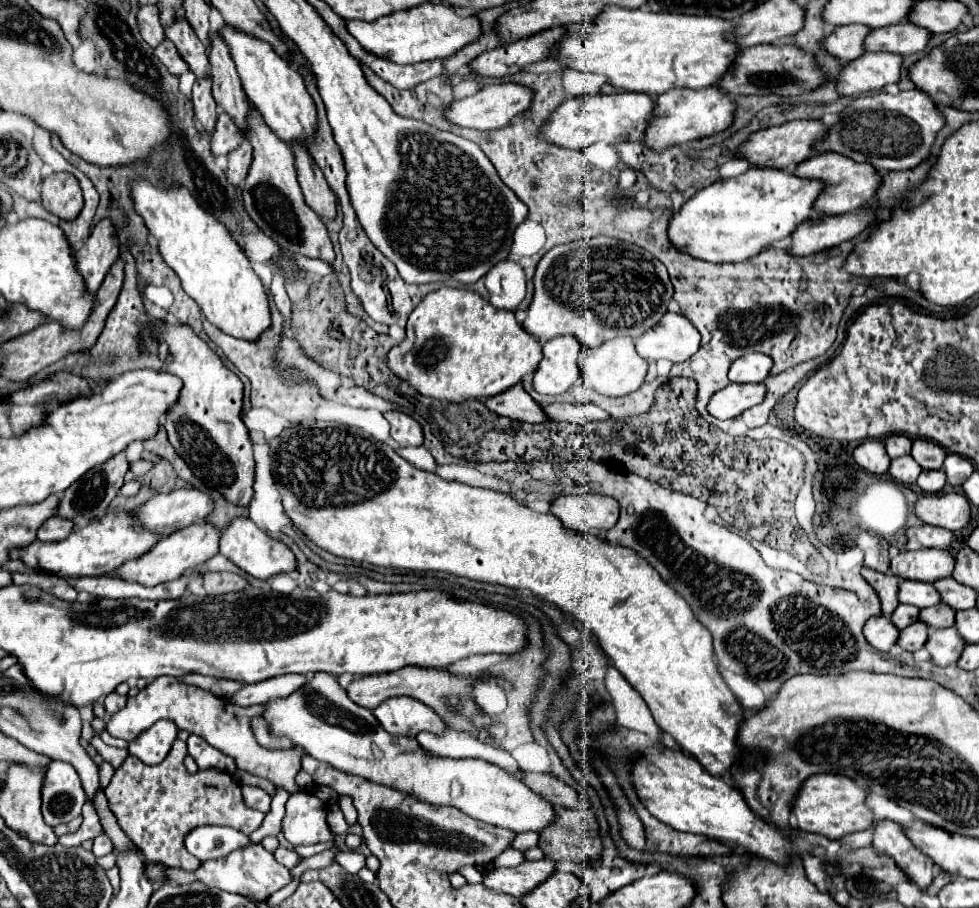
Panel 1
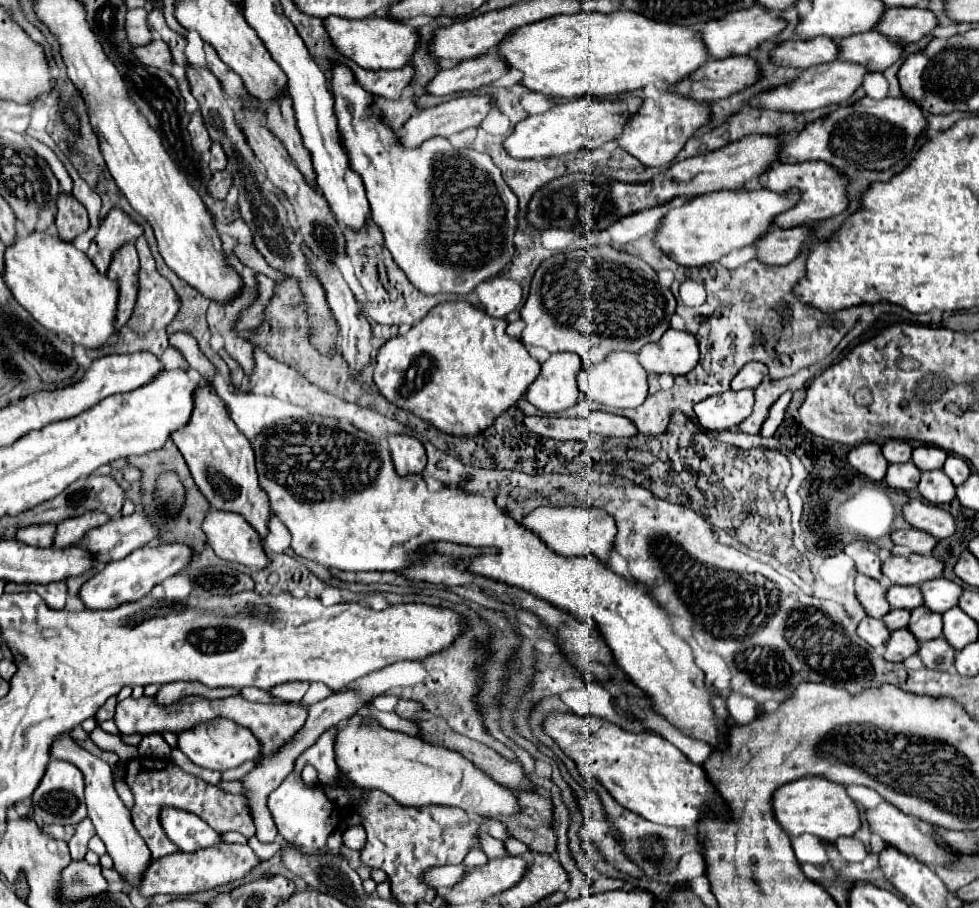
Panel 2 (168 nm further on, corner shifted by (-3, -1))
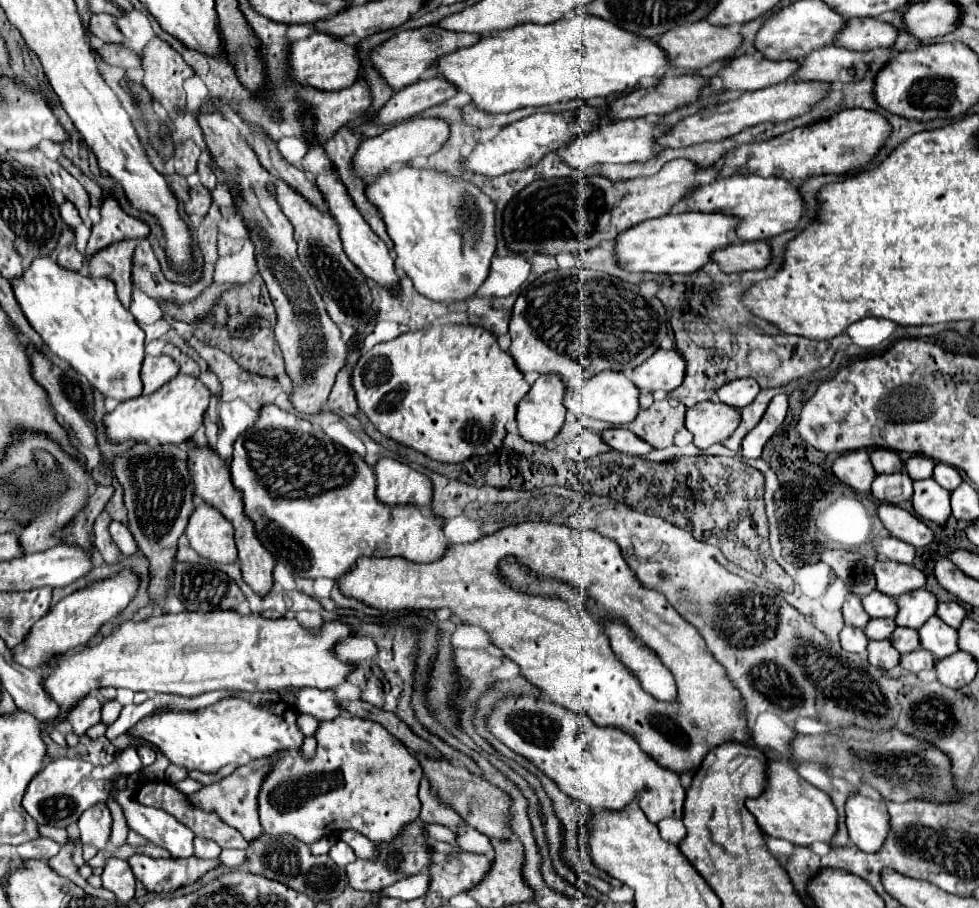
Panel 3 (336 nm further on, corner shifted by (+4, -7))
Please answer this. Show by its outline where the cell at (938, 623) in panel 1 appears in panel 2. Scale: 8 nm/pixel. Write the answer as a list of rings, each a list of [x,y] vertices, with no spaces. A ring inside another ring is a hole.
[[[919,606],[919,608],[911,610],[911,618],[909,618],[907,630],[909,630],[919,642],[923,642],[923,640],[933,640],[933,638],[939,638],[939,636],[941,636],[943,622],[941,622],[941,616],[939,616],[939,614],[933,614],[933,612],[929,612],[927,608]]]

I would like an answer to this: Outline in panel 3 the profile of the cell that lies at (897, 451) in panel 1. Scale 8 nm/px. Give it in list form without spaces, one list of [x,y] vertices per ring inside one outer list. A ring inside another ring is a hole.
[[[876,448],[872,450],[870,454],[870,460],[872,460],[872,466],[878,474],[892,474],[892,472],[900,472],[902,470],[902,460],[896,452],[892,450],[884,450],[884,448]]]

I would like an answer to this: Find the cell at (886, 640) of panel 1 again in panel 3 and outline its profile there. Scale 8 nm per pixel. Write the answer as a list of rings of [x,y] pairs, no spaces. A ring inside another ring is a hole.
[[[844,626],[844,630],[840,632],[840,642],[846,652],[860,654],[868,648],[868,636],[860,628],[852,628],[852,626]]]

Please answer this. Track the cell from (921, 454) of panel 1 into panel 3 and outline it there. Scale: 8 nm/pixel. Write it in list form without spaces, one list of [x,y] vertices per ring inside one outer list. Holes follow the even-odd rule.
[[[912,454],[908,460],[906,460],[906,472],[912,480],[924,480],[924,478],[930,478],[932,476],[932,470],[934,470],[934,460],[922,456],[922,454]]]

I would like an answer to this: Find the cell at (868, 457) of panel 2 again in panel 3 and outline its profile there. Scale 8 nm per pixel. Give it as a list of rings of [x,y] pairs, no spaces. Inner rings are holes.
[[[856,450],[856,452],[846,452],[840,454],[834,464],[832,464],[834,474],[838,476],[840,482],[848,484],[856,492],[870,492],[870,486],[876,478],[876,472],[868,460],[866,450]]]

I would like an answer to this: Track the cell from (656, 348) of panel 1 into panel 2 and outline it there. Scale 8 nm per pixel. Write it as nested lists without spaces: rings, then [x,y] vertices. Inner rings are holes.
[[[669,328],[659,342],[643,346],[637,360],[649,374],[681,376],[699,362],[699,344],[693,334]]]

